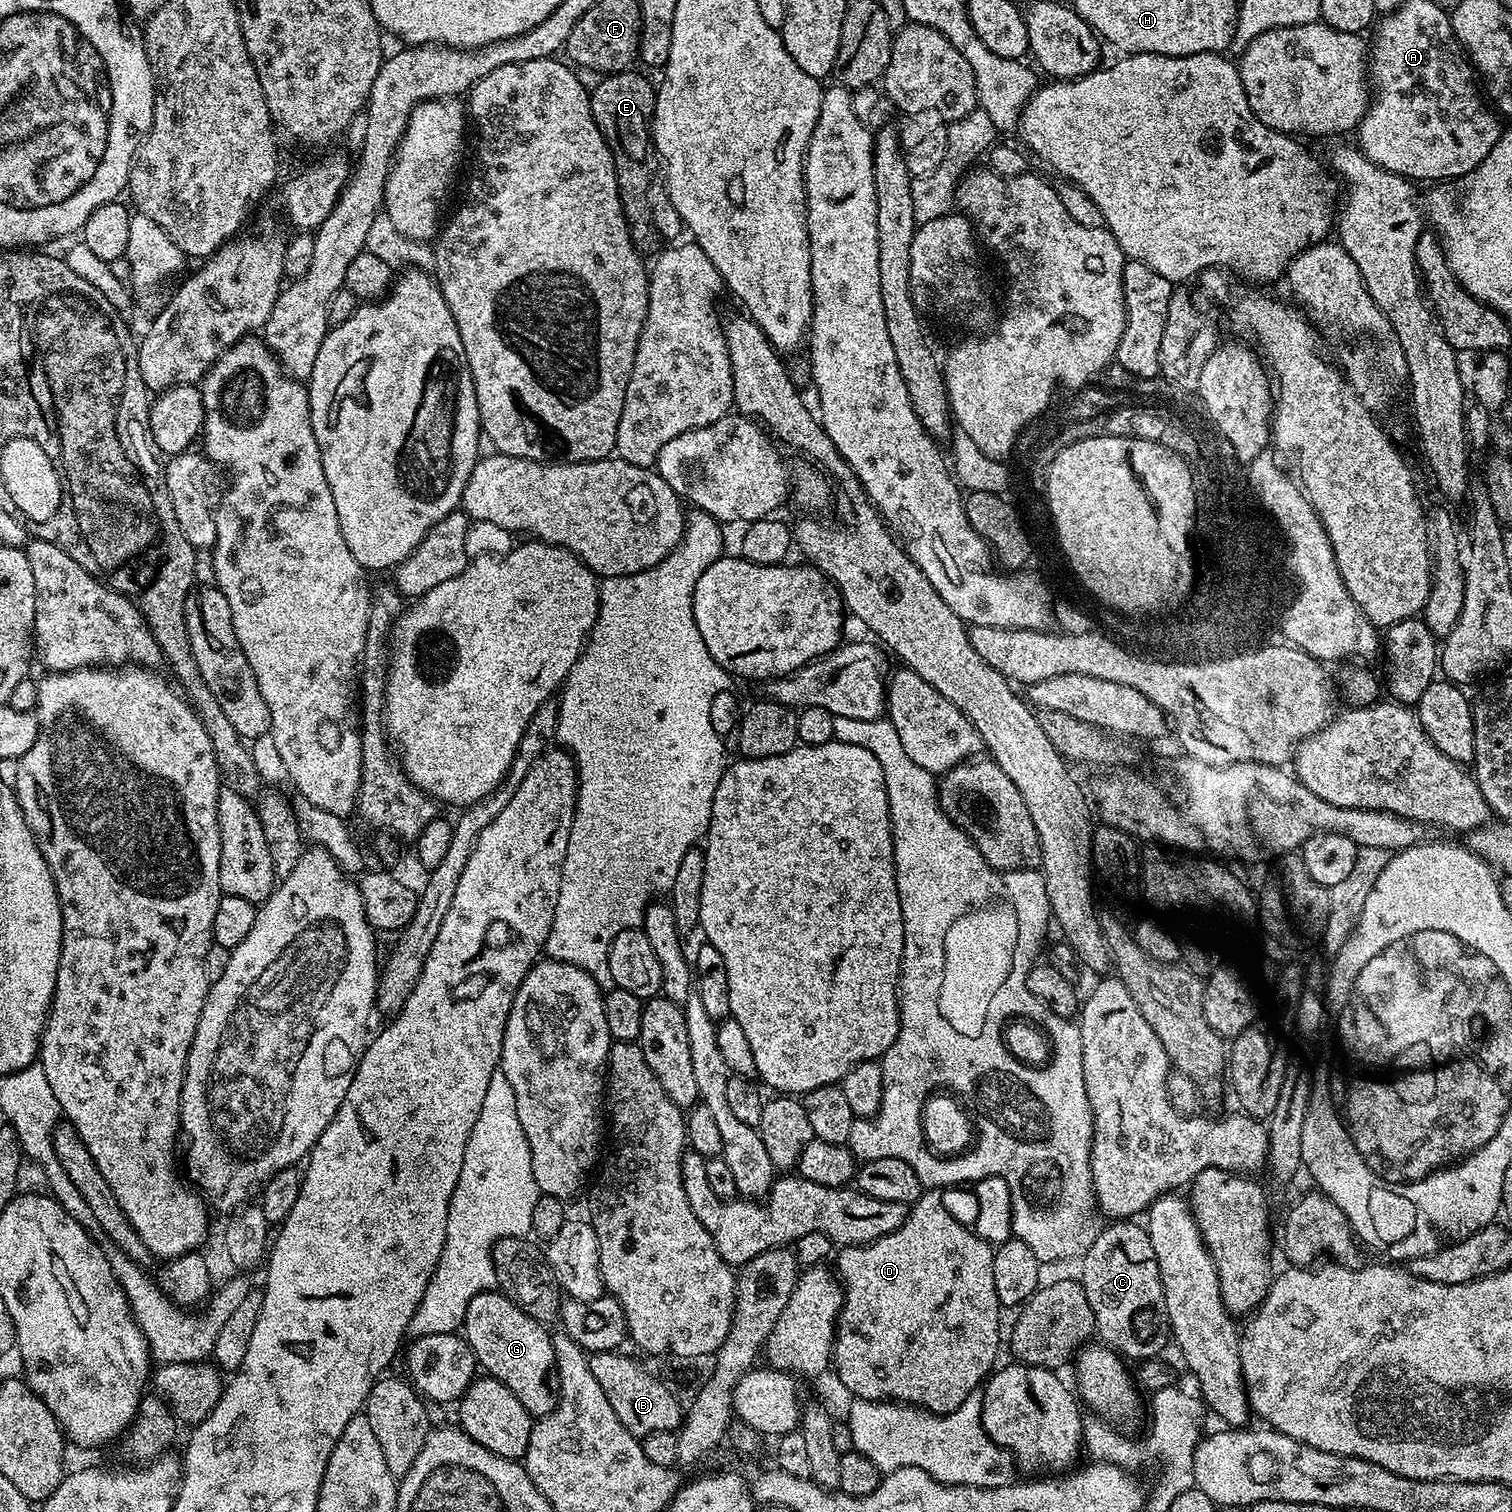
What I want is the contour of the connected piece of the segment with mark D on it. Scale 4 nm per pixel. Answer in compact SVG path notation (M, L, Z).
M925 1190L916 1199L915 1204L908 1210L906 1222L898 1230L870 1242L869 1244L857 1244L844 1246L839 1249L835 1257L835 1271L844 1289L844 1305L840 1311L840 1319L836 1321L836 1343L832 1346L831 1363L836 1368L836 1376L840 1384L848 1392L853 1392L853 1397L862 1400L887 1400L910 1404L914 1408L923 1408L925 1412L947 1414L953 1412L971 1392L977 1391L992 1375L997 1367L996 1355L1000 1352L1000 1312L1002 1305L998 1294L994 1290L994 1248L987 1240L976 1235L971 1227L968 1228L962 1221L956 1220L956 1216L944 1205L944 1200L939 1191Z

